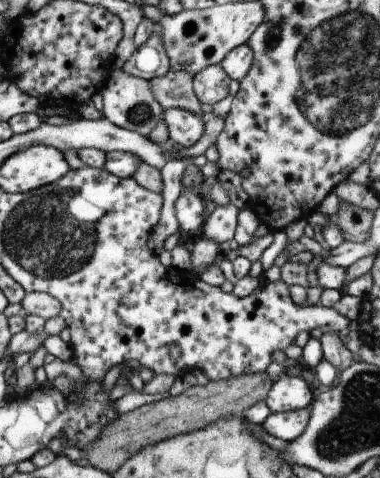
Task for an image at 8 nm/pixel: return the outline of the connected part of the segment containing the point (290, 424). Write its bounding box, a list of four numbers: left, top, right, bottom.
[261,407,309,442]

